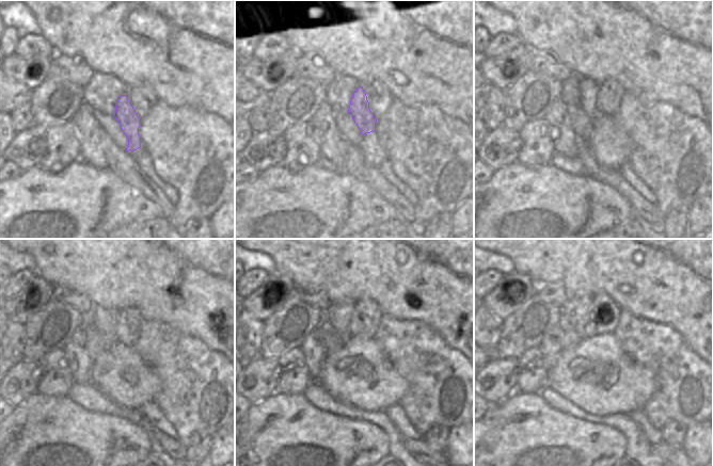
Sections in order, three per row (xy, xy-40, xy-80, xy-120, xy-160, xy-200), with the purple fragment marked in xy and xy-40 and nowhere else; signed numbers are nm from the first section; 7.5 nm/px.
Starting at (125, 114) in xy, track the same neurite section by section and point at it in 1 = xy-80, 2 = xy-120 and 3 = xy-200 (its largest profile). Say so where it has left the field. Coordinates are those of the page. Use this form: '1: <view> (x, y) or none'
1: xy-80 (588, 89)
2: xy-120 (103, 320)
3: xy-200 (575, 309)

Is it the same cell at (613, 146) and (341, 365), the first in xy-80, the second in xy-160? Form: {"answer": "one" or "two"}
{"answer": "one"}

